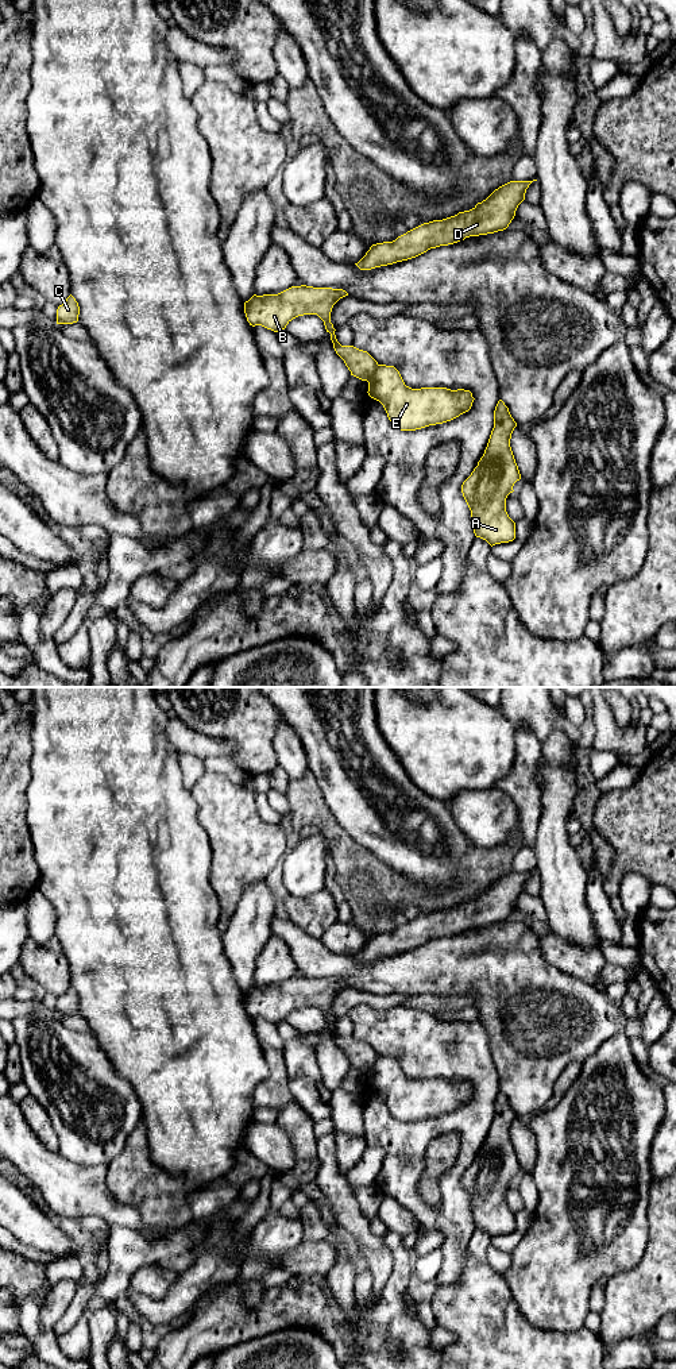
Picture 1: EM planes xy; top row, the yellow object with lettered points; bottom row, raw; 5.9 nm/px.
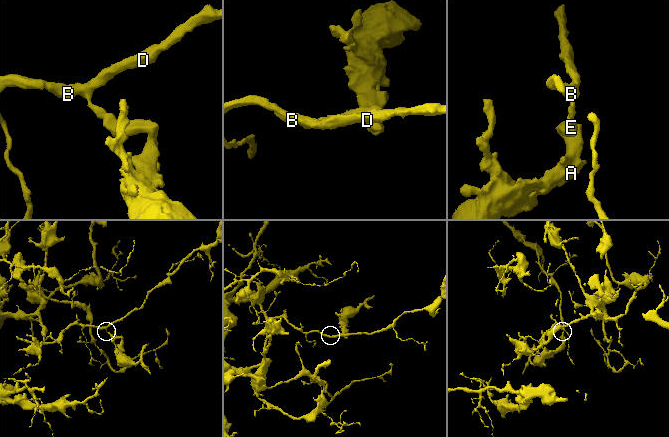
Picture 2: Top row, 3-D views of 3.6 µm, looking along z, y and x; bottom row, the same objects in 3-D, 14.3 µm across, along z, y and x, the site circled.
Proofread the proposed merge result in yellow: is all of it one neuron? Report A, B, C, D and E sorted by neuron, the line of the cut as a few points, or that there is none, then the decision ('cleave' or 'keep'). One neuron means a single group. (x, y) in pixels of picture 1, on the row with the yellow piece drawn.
groups A E / B C D; cut xy (378, 365), (369, 382); cleave

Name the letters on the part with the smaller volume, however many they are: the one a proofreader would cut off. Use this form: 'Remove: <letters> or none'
Remove: A, E

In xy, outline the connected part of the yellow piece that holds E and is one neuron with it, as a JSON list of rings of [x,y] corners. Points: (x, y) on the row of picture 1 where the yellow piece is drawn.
[[[378,365],[374,377],[368,382],[368,396],[379,401],[391,424],[401,431],[416,431],[429,425],[451,421],[468,412],[474,397],[470,390],[447,387],[412,389],[405,385],[399,371],[394,366]]]

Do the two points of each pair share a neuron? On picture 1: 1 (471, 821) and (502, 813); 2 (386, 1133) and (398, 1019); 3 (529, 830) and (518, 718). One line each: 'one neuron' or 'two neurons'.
1: one neuron
2: one neuron
3: two neurons

